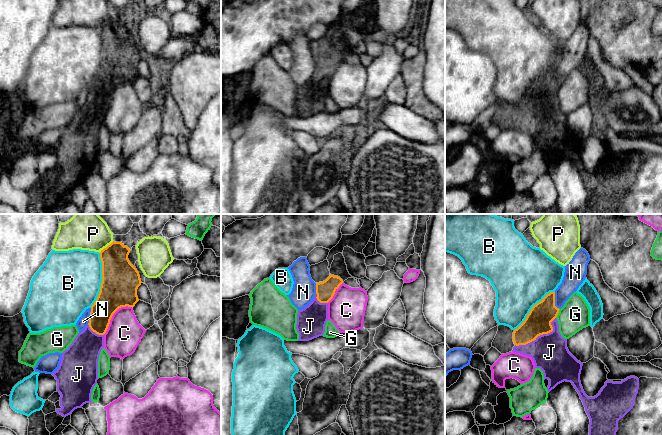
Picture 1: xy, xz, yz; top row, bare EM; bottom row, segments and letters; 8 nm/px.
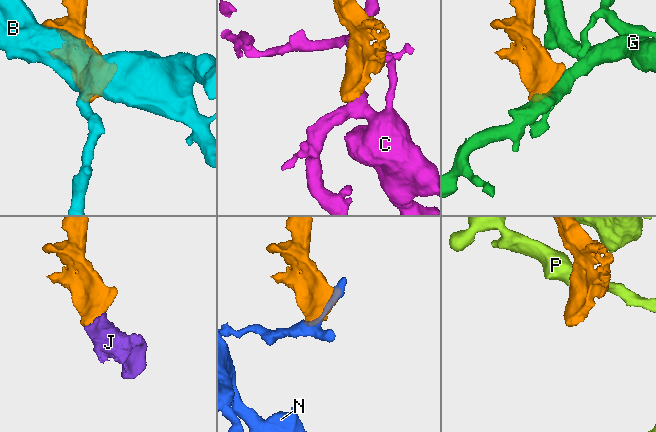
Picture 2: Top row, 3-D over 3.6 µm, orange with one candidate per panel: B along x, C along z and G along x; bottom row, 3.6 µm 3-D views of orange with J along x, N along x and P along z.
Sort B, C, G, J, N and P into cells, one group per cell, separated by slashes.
B / C / G / J / N / P

